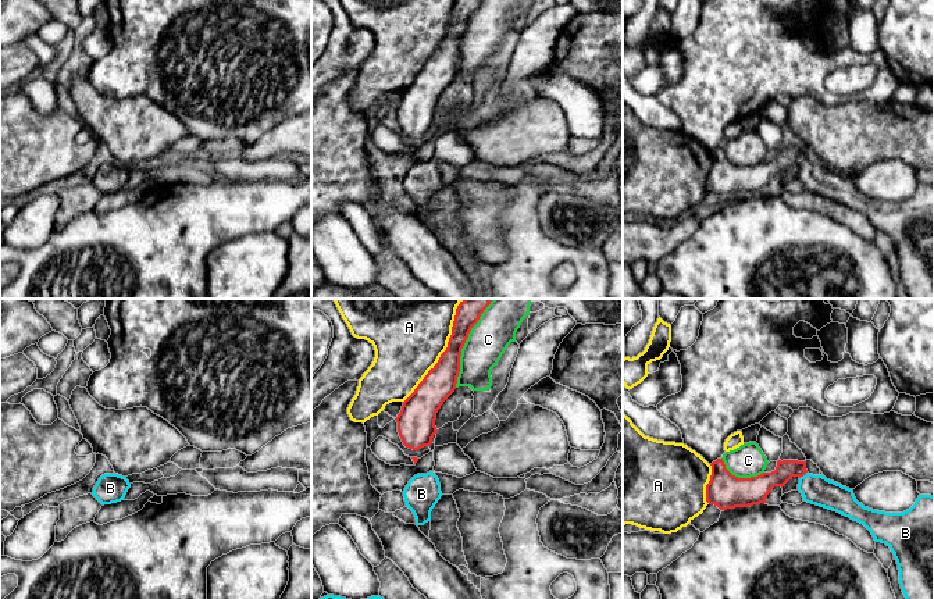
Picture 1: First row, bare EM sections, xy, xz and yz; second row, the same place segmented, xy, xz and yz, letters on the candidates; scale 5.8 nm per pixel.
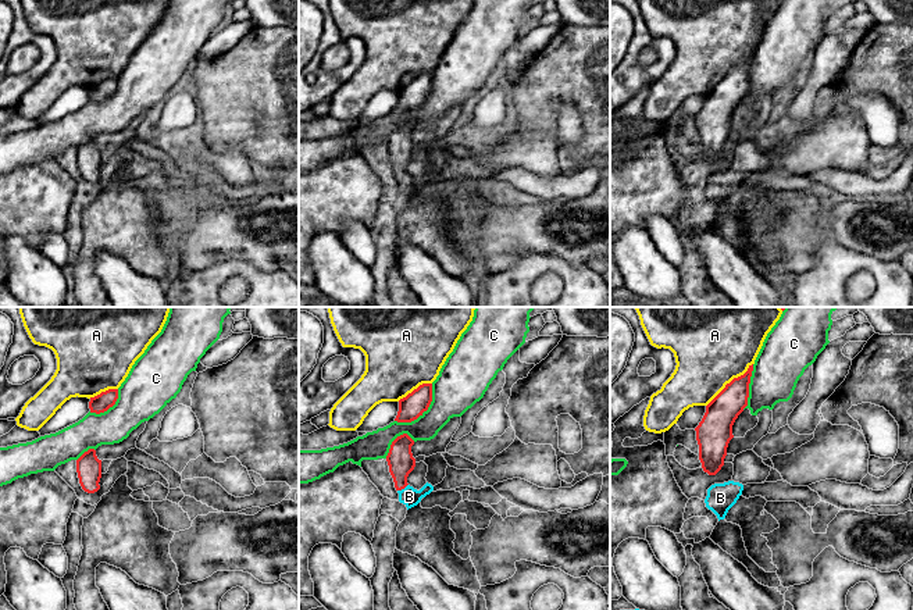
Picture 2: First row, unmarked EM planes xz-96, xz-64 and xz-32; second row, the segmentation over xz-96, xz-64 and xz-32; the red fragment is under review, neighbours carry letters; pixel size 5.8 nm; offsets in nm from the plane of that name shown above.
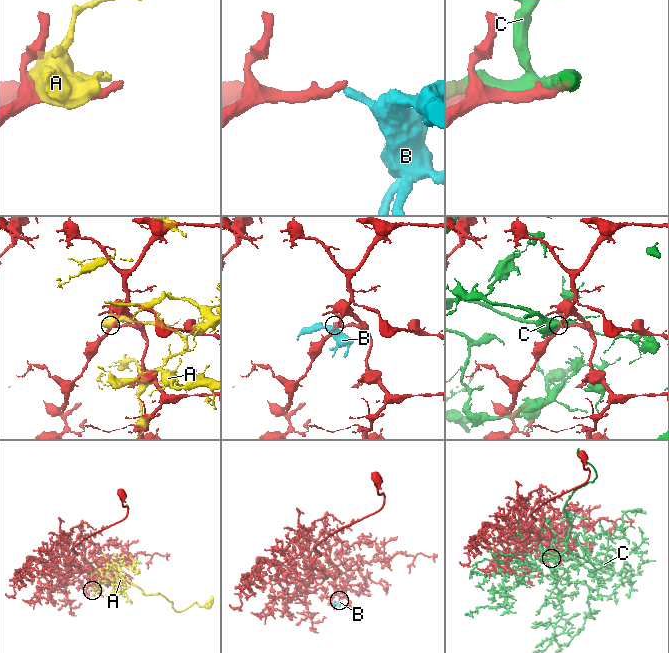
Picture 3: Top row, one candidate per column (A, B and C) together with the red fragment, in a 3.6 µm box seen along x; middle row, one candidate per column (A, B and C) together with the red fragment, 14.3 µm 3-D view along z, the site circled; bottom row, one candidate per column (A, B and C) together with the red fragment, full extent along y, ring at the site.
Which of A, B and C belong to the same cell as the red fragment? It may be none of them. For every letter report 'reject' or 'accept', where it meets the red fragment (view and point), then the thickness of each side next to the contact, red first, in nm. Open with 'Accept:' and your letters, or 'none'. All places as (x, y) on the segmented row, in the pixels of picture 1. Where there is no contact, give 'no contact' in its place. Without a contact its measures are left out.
Accept: B
A: reject; contact xz (445, 350); calibres 180 and 480 nm
B: accept; contact yz (802, 476); calibres 120 and 170 nm
C: reject; contact xz (464, 342); calibres 170 and 240 nm

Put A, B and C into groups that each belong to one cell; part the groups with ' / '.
A / B / C

